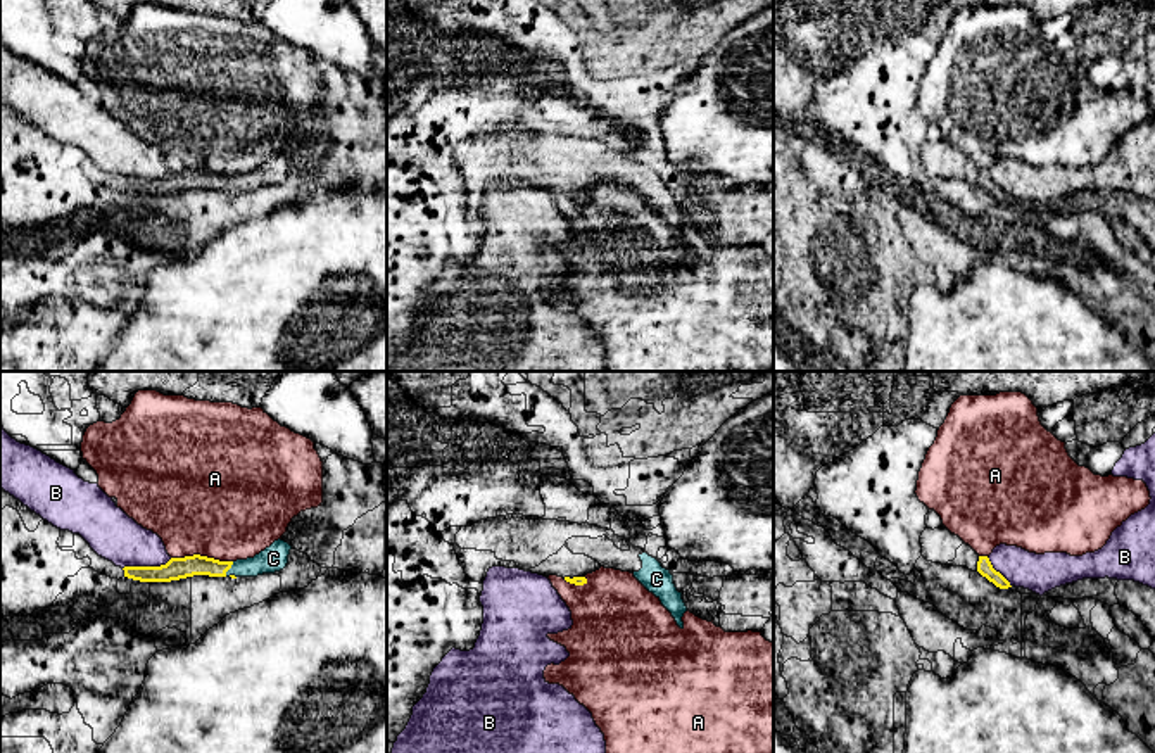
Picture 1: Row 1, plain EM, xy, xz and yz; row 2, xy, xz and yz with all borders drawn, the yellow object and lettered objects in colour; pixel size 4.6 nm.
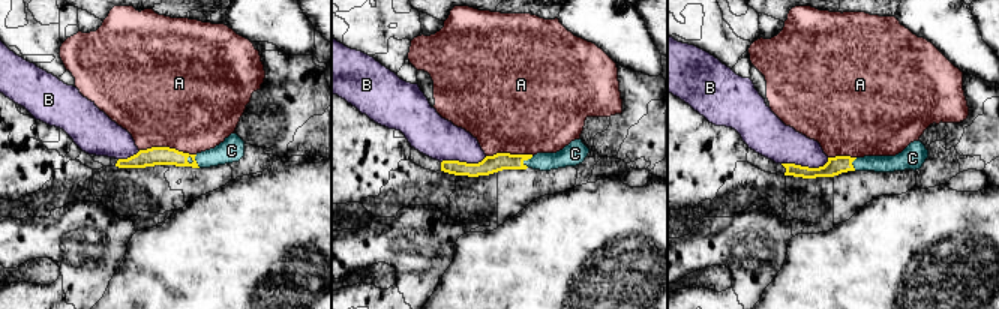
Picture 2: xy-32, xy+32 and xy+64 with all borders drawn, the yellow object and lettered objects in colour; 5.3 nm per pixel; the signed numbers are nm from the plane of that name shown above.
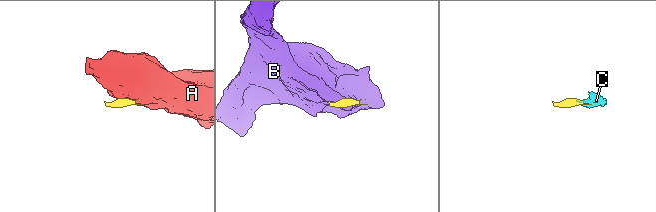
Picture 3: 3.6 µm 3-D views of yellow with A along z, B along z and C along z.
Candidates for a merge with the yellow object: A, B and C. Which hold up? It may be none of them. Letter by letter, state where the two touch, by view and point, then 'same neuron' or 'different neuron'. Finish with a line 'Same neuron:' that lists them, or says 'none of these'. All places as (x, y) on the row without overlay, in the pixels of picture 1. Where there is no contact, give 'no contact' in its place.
A: xy (202, 170) | different neuron
B: xy (147, 180) | different neuron
C: xy (230, 180) | same neuron
Same neuron: C

